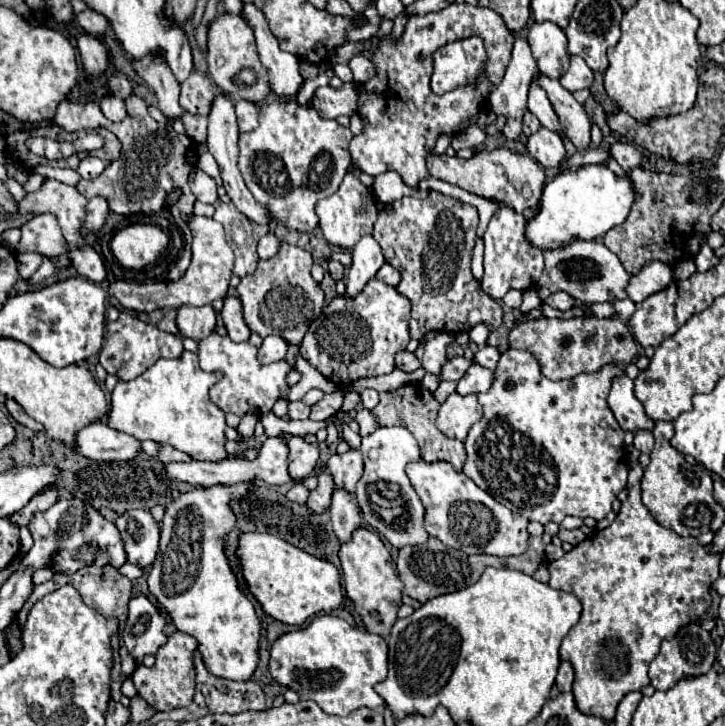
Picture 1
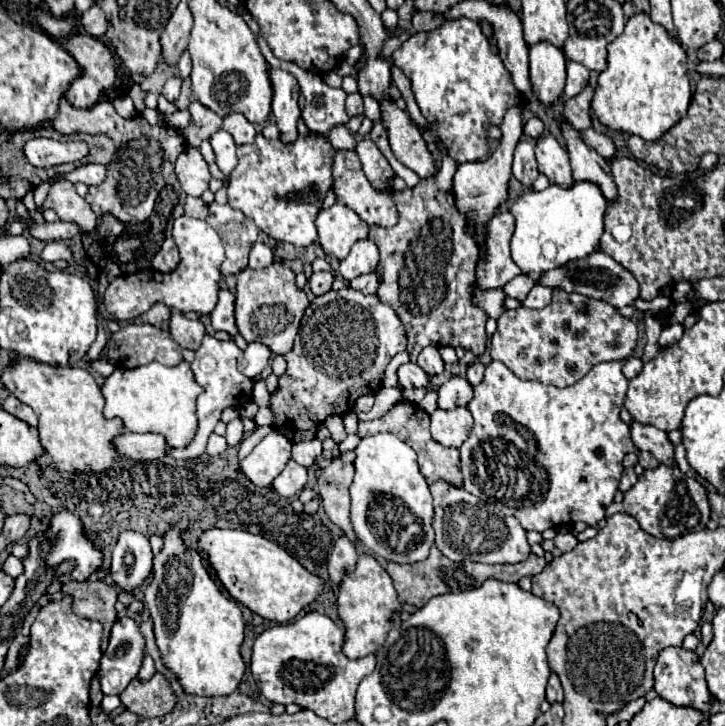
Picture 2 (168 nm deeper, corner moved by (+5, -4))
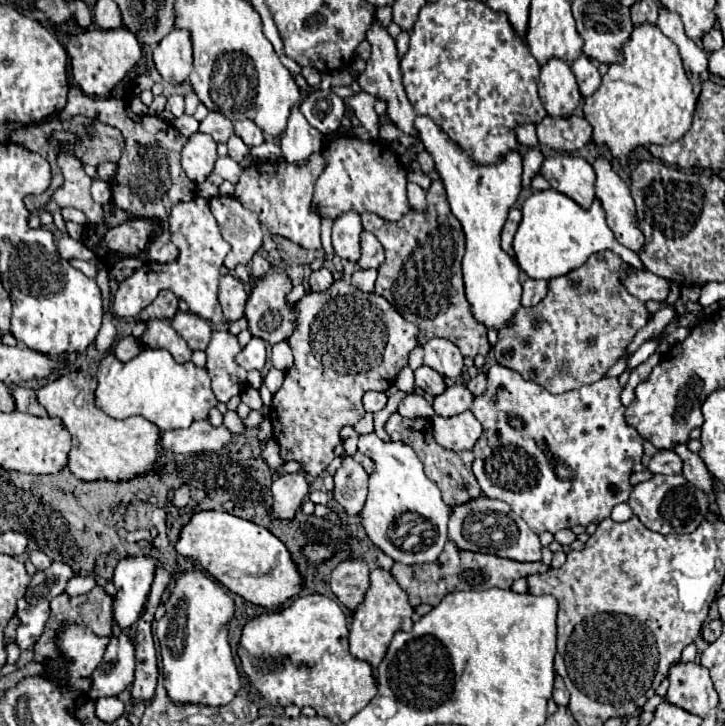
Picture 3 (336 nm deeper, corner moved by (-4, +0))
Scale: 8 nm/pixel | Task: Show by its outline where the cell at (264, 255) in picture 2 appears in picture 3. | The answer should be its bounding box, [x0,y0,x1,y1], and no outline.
[251,254,271,278]

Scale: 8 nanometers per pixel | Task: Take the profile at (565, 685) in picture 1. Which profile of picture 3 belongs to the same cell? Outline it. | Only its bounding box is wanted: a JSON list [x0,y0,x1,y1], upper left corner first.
[552,674,569,706]

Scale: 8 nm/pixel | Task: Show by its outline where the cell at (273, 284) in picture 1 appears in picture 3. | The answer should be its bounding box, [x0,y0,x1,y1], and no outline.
[245,270,297,344]

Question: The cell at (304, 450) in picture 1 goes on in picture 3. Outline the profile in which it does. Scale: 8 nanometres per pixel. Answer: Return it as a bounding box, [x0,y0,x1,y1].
[271,472,309,518]

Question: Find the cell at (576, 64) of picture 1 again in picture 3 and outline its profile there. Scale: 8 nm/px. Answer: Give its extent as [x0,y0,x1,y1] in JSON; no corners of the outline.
[571,56,601,96]

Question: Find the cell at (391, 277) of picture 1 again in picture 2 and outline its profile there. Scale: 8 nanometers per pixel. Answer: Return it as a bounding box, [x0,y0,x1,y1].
[350,272,378,294]

